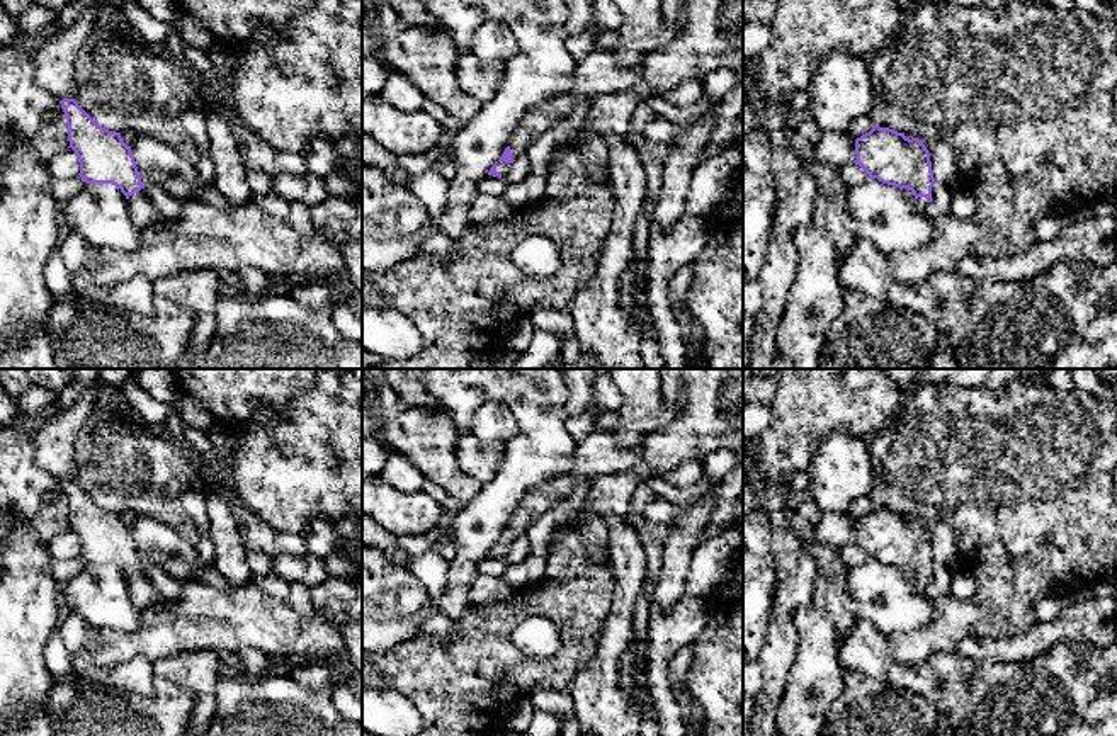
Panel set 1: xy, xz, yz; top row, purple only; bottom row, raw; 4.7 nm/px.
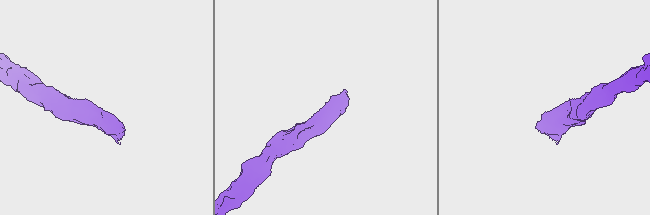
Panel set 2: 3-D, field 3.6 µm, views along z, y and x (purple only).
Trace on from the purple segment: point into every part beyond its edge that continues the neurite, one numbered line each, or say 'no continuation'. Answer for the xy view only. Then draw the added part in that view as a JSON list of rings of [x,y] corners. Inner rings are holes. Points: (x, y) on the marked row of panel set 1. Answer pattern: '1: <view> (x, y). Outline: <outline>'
1: xy (143, 213). Outline: [[[145,189],[136,190],[128,199],[131,221],[139,228],[150,228],[155,224],[168,223],[170,219],[165,218],[155,204],[146,197]]]

